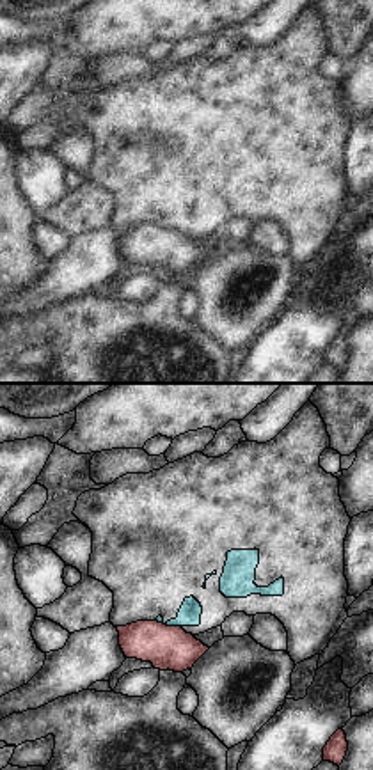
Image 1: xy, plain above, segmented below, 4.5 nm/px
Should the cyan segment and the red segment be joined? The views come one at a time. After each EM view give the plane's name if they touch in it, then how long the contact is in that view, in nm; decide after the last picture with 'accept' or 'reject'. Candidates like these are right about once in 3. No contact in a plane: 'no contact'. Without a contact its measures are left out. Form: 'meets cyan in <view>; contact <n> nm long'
meets cyan in xy; contact 70 nm long

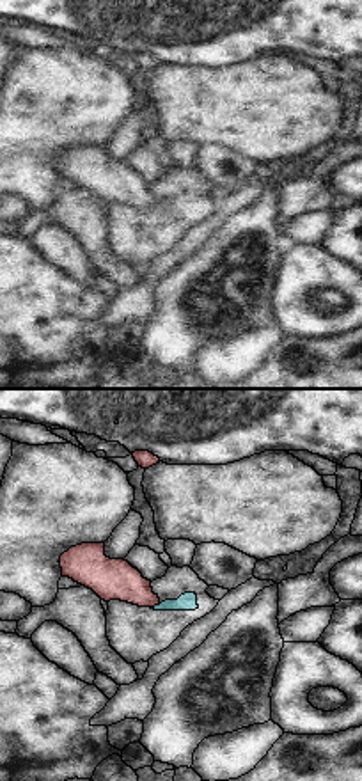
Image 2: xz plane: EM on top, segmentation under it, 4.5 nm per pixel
meets cyan in xz; contact 50 nm long

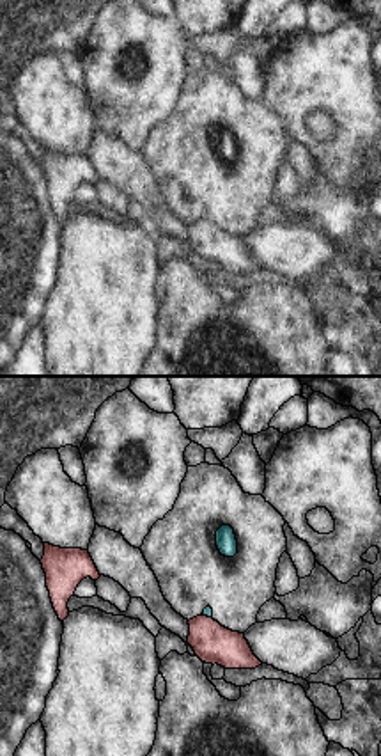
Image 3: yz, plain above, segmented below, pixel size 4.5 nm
meets cyan in yz; contact 50 nm long

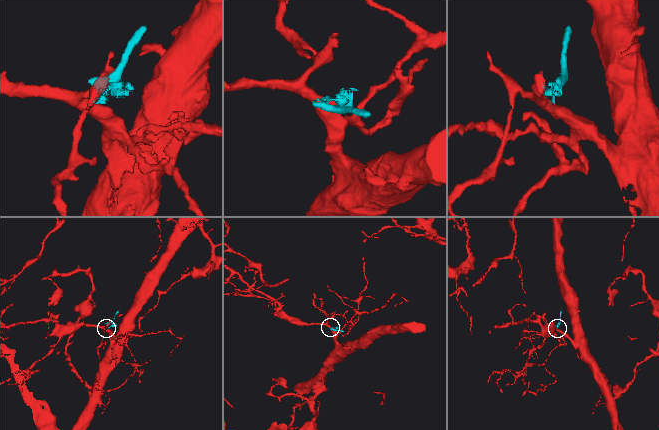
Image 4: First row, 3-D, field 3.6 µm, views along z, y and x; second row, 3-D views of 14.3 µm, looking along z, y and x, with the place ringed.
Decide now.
reject

